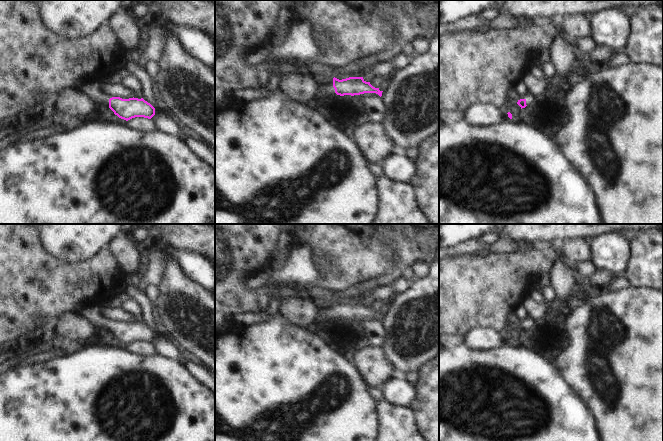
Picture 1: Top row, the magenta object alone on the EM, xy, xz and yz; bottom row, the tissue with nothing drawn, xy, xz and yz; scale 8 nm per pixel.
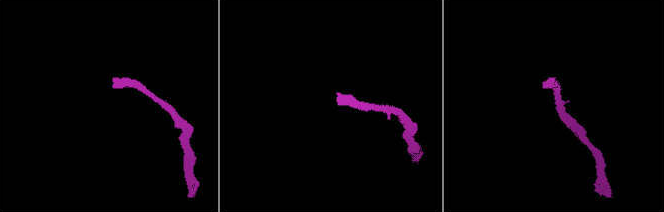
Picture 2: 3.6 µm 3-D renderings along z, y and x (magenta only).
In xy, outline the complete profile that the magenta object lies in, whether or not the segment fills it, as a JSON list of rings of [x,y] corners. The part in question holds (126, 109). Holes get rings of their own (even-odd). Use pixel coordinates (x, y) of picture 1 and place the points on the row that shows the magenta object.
[[[85,83],[78,90],[85,93],[94,102],[95,105],[105,105],[109,107],[115,115],[126,121],[135,117],[144,117],[151,119],[155,115],[155,108],[143,98],[122,99],[112,97],[110,99],[100,95],[101,83]]]

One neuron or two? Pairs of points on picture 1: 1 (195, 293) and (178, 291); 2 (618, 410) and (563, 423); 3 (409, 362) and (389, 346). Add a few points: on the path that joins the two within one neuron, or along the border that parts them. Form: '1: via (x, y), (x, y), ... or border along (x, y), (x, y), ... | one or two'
1: via (191, 293), (182, 293) | one
2: border along (580, 397), (592, 413), (595, 427), (598, 430) | two
3: via (404, 357), (394, 347) | one

